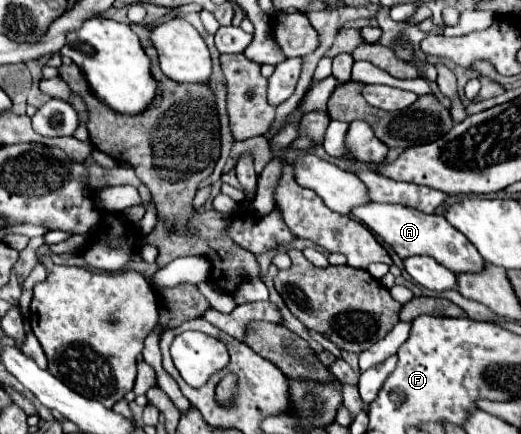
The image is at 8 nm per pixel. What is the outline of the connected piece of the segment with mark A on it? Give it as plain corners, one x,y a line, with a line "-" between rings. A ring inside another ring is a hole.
367,204
359,206
353,210
353,216
369,226
375,234
379,234
395,252
399,258
409,258
409,256
431,256
435,258
441,266
451,270
453,274
465,274
465,272
481,272
485,270
485,260
481,258
479,250
461,234
457,232
445,216
439,214
425,214
417,208
409,206
393,206
393,204

